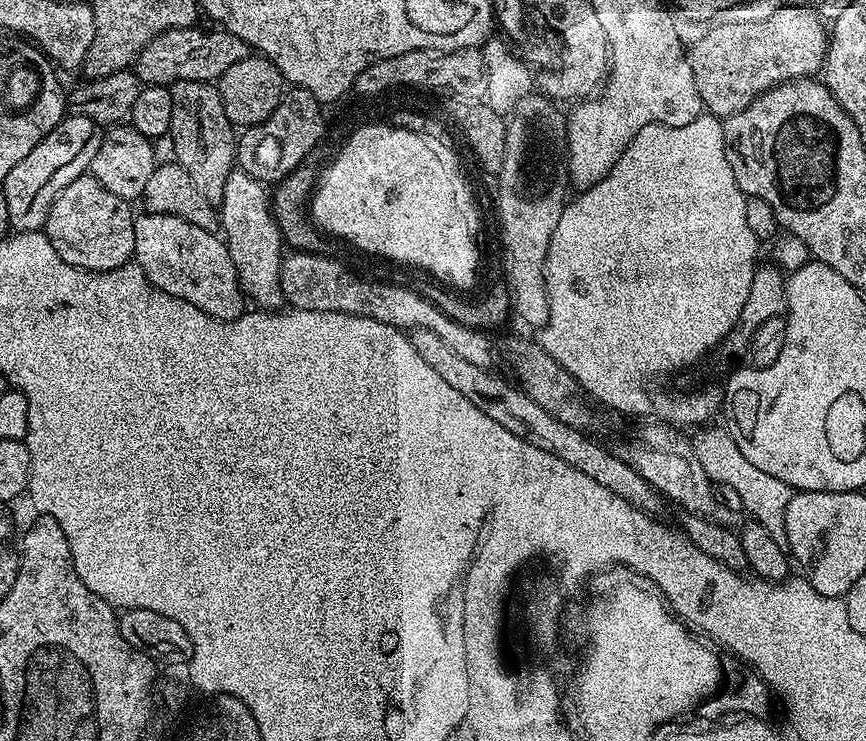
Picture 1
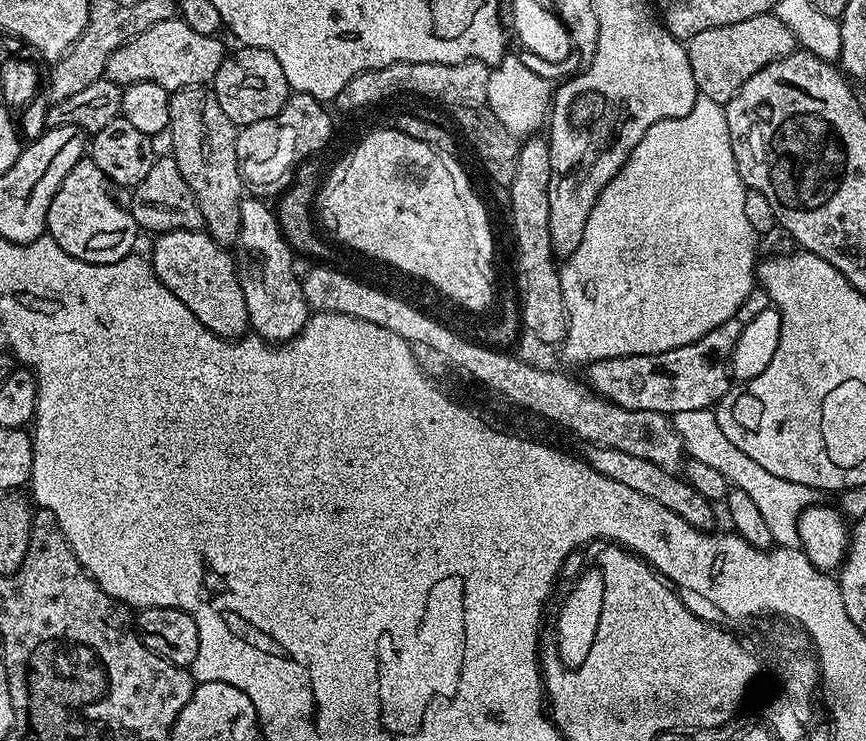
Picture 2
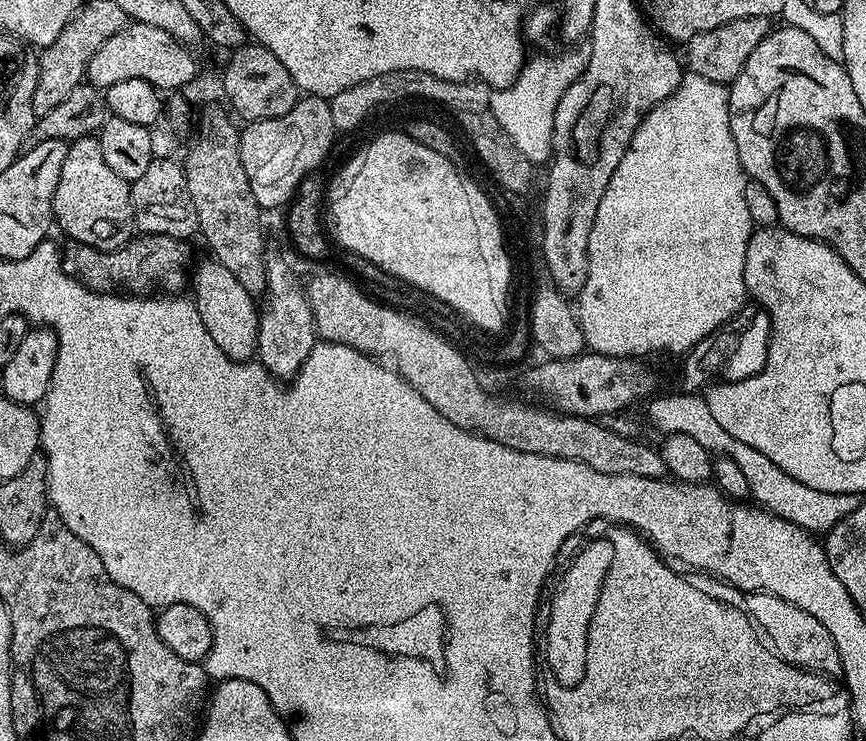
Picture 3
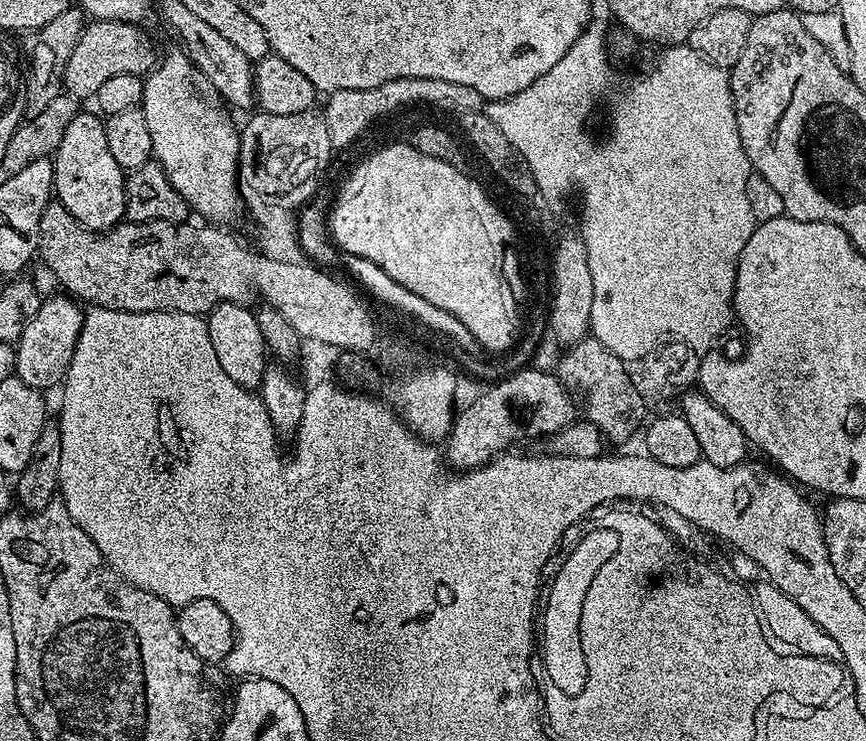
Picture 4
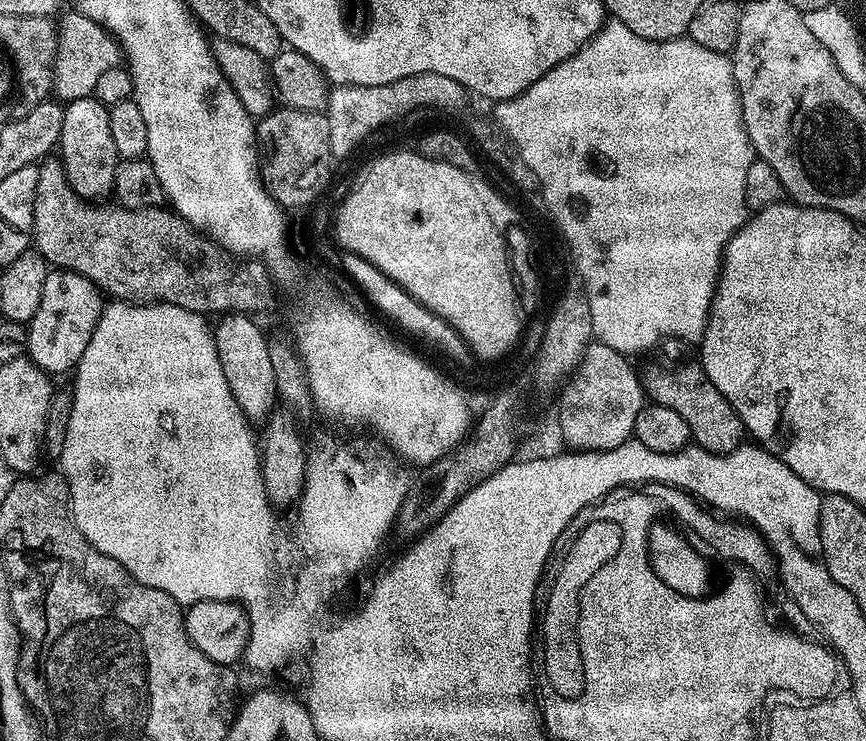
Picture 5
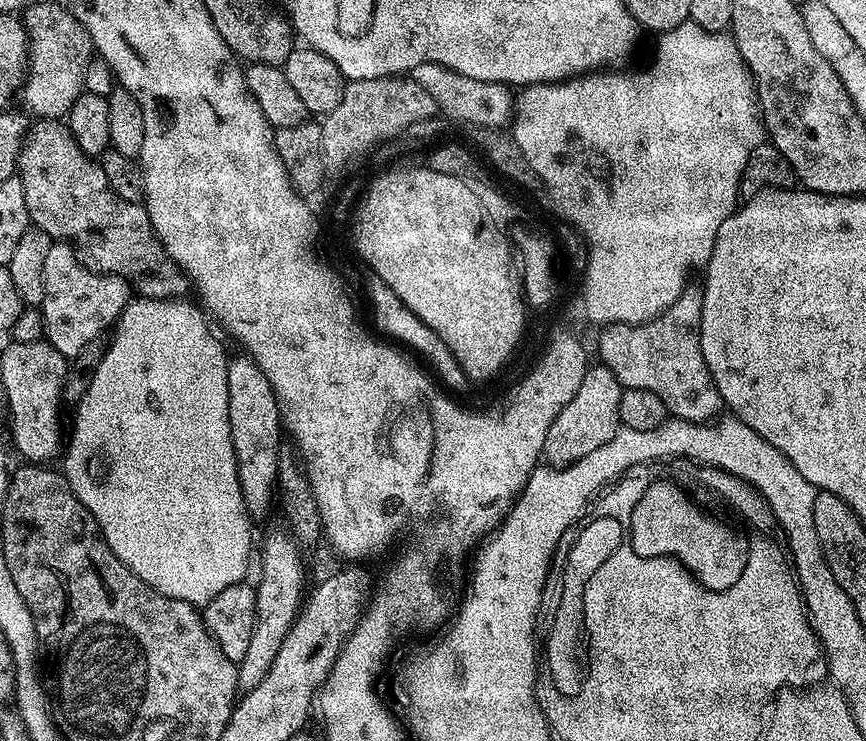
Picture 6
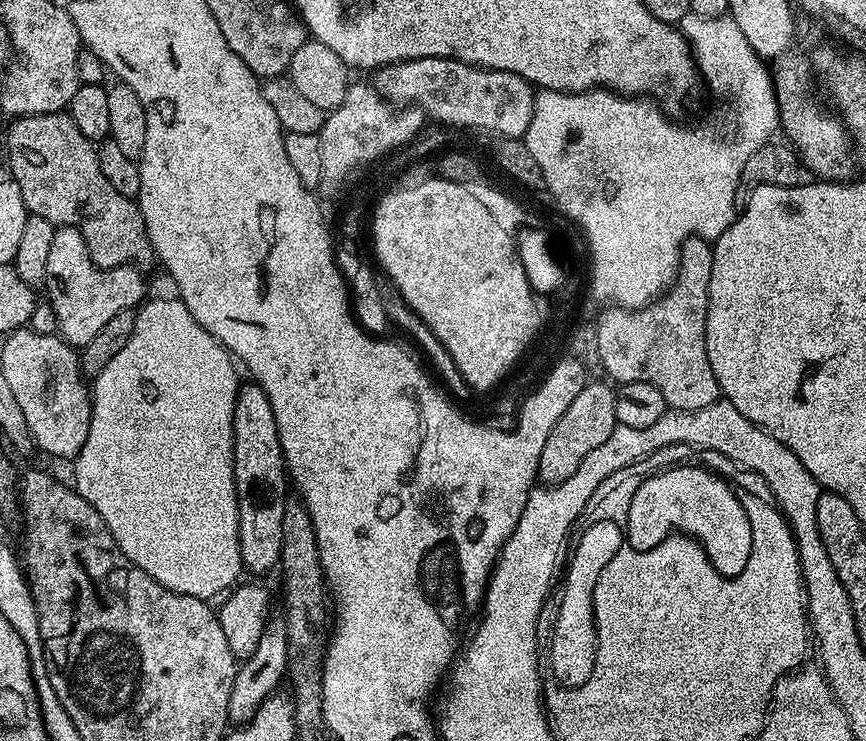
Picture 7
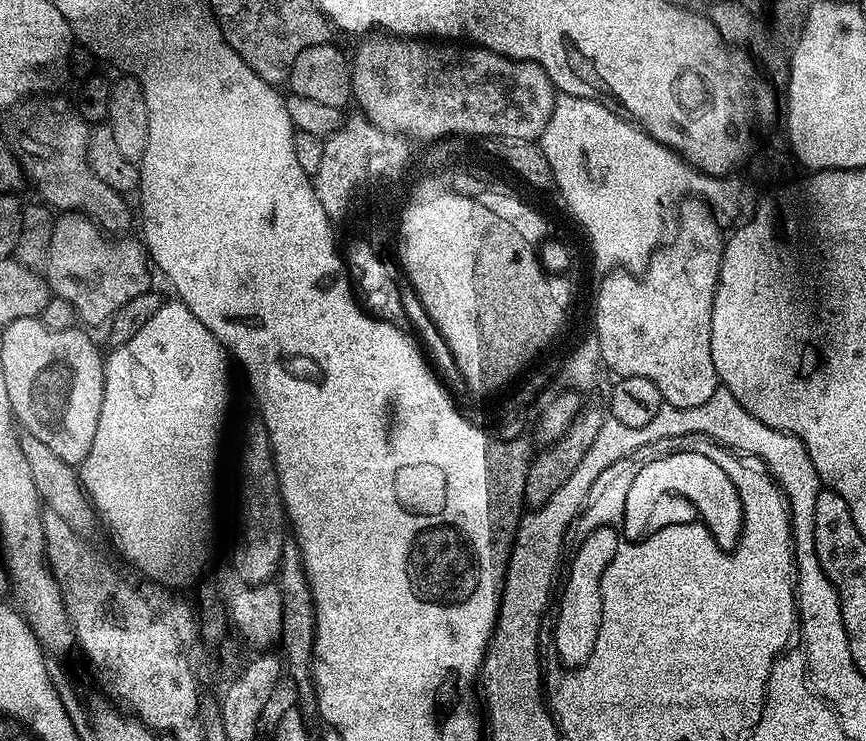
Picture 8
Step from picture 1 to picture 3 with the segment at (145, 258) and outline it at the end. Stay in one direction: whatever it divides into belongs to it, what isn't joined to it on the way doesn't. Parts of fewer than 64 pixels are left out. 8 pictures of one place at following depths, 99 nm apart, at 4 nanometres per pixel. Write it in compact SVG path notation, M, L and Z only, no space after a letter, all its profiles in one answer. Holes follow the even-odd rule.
M207 258L200 265L197 263L190 274L191 299L198 310L198 318L202 318L202 326L214 338L218 350L231 360L251 361L256 356L258 342L258 322L260 313L257 301L248 293L246 286L219 264L215 258Z

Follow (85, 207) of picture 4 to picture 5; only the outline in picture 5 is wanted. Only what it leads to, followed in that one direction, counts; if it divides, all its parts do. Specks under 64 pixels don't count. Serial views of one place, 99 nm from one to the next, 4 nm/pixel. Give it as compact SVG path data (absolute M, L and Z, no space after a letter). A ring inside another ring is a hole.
M91 95L67 101L63 105L62 134L58 145L58 159L72 188L85 200L92 202L112 192L116 167L121 160L114 150L114 137L110 135L109 105L98 102Z

